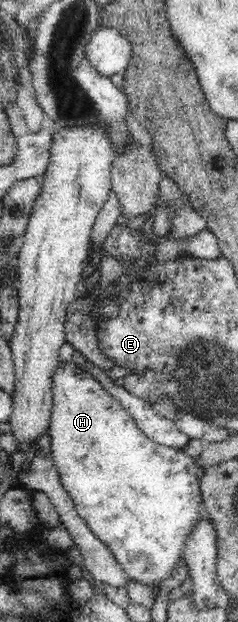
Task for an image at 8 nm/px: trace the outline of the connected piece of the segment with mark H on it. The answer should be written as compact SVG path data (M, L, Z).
M59 361L52 374L52 406L47 437L52 463L62 486L71 494L78 515L115 555L127 577L152 589L174 574L177 563L183 560L185 539L204 514L194 458L183 449L153 442L137 427L129 410L73 361Z

